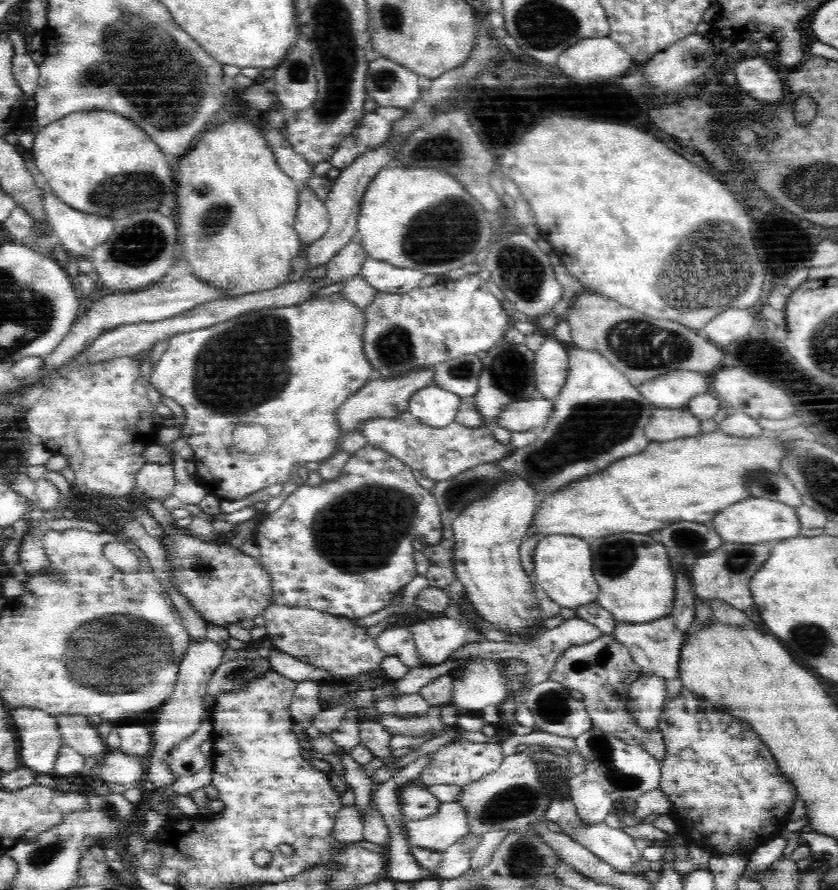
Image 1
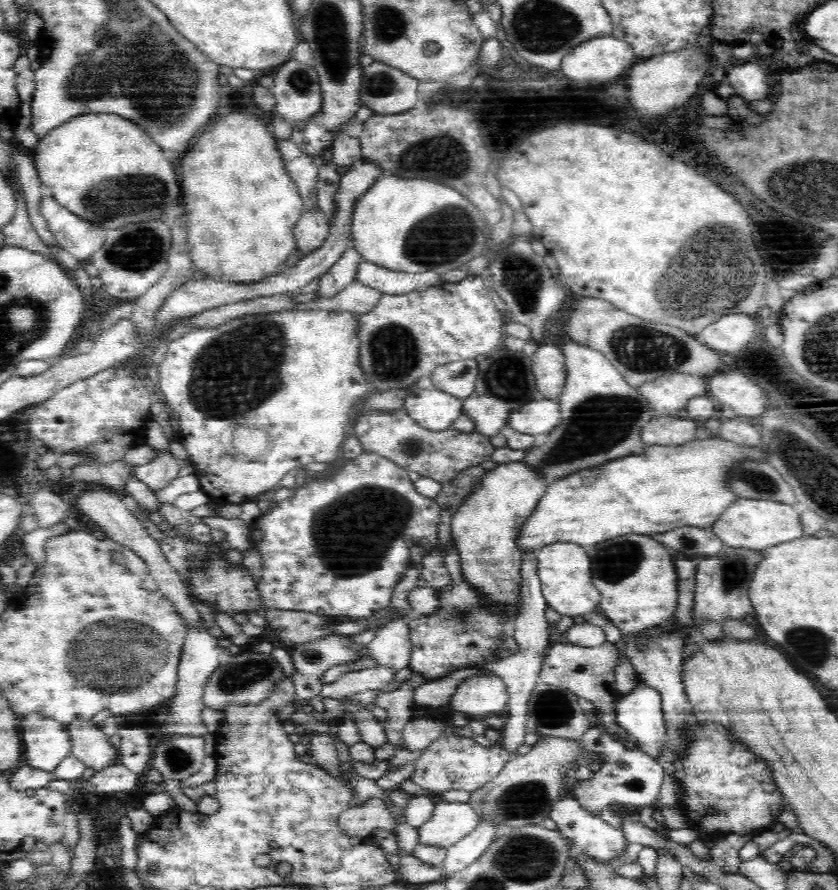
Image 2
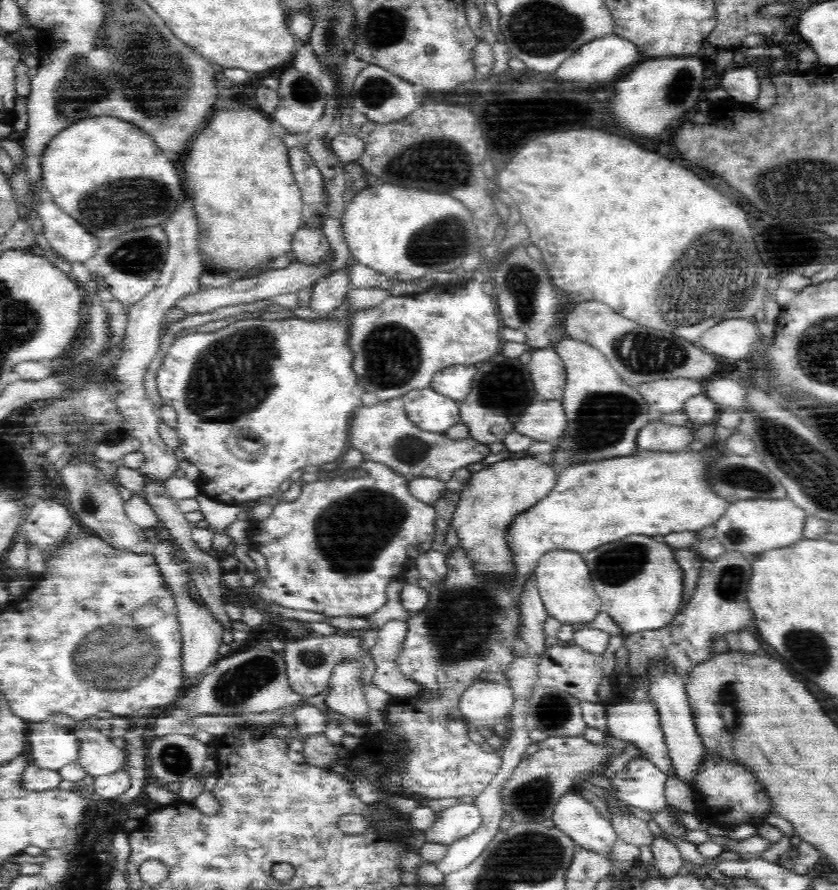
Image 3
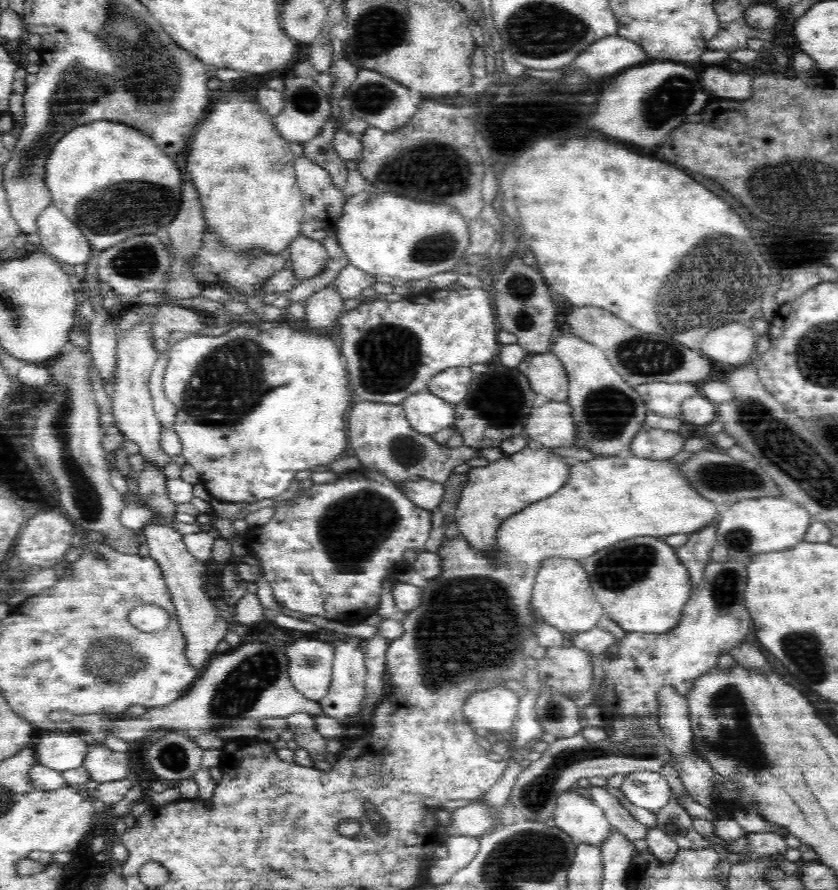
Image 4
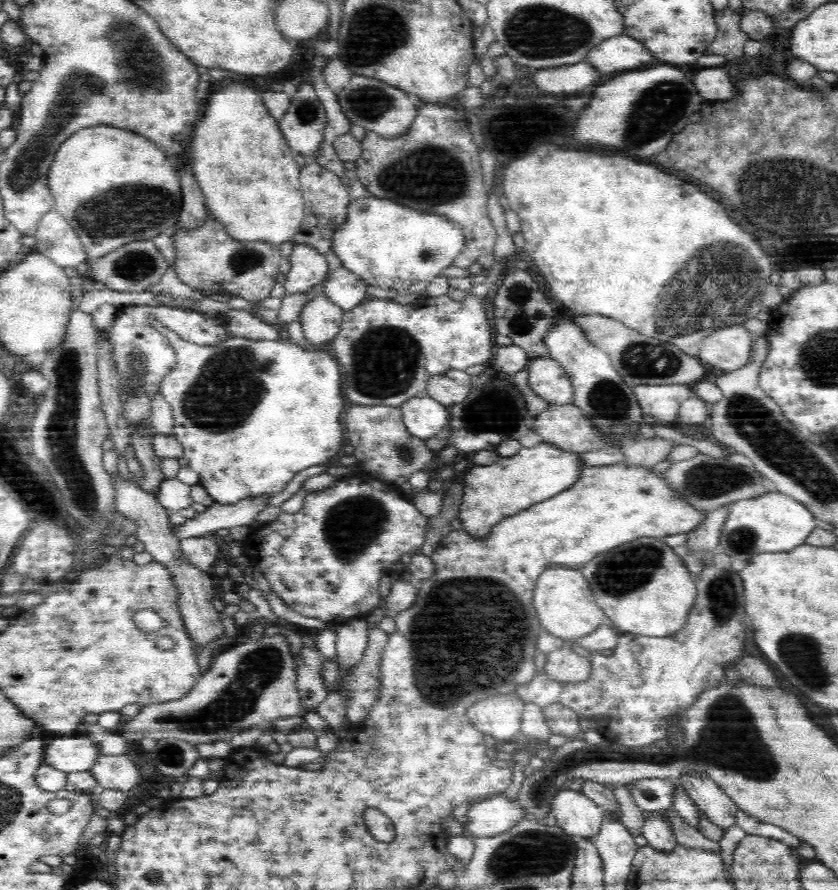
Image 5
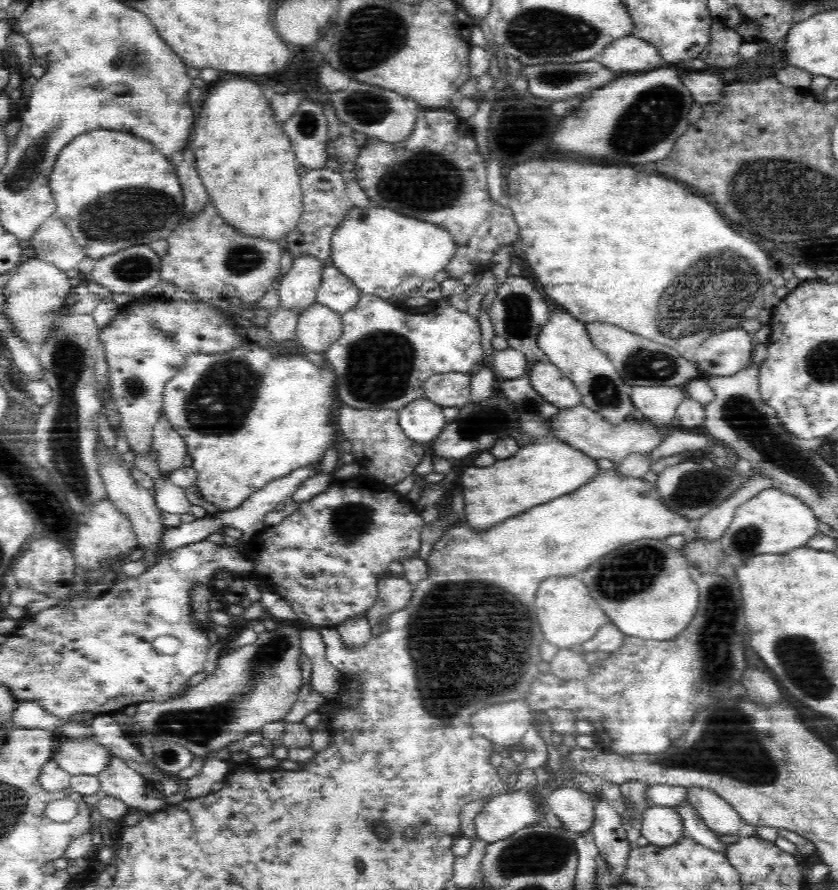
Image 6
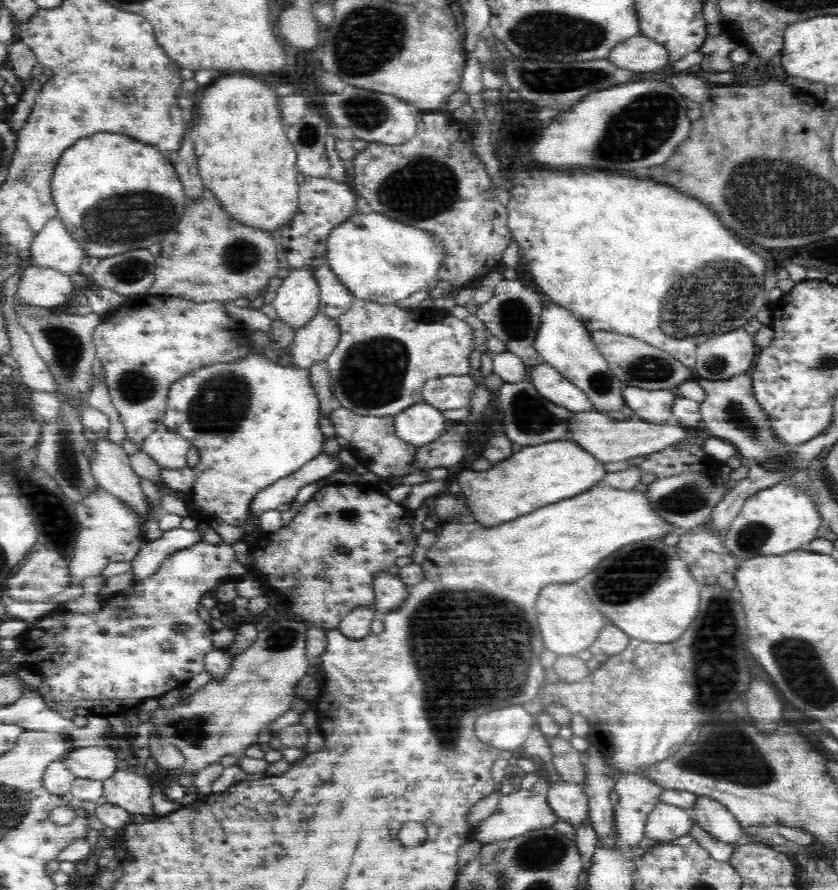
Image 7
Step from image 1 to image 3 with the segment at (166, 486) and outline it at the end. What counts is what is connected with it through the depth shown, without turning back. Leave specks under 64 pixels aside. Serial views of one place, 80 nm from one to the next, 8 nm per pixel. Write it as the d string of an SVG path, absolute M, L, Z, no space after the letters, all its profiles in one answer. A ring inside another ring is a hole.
M184 200L181 205L180 210L169 218L164 229L169 245L160 278L142 300L128 306L128 324L123 334L122 353L111 364L113 376L115 380L119 380L119 412L123 412L127 420L131 420L127 424L128 434L140 440L139 451L145 456L144 464L139 468L140 474L145 479L156 479L156 482L164 482L174 476L175 470L179 468L179 461L174 451L158 435L161 418L154 413L152 400L146 395L144 380L148 366L160 348L161 322L166 311L174 307L178 298L196 294L200 290L200 274L204 272L204 259L197 246L197 222L192 200Z

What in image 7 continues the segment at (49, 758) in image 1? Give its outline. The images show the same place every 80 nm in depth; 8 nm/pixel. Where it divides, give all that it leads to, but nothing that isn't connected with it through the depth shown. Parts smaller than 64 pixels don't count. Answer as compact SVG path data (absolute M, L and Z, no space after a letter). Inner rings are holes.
M84 746L70 752L64 763L78 778L104 782L114 776L118 757L114 750L106 746Z

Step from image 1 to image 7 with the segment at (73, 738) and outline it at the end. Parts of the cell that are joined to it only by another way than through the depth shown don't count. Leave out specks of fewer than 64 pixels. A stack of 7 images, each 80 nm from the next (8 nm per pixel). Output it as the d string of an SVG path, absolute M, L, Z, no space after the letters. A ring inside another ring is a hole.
M116 768L114 776L104 780L103 794L106 802L121 806L132 816L153 813L152 783L132 771L120 771Z

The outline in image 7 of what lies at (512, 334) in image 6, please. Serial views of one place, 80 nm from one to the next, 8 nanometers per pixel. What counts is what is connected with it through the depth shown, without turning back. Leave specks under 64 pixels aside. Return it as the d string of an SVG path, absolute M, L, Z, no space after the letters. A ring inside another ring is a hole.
M504 278L497 284L493 296L484 304L479 305L475 314L482 320L490 336L495 336L504 342L507 351L519 356L526 366L536 366L544 363L542 356L534 349L543 308L542 295L524 286L520 279Z

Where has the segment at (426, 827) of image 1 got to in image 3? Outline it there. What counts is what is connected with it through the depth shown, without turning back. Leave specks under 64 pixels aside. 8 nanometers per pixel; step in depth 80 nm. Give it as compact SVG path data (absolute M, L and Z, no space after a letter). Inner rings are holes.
M459 803L437 813L436 823L424 830L428 842L452 844L463 836L470 836L482 825L483 819L474 803Z

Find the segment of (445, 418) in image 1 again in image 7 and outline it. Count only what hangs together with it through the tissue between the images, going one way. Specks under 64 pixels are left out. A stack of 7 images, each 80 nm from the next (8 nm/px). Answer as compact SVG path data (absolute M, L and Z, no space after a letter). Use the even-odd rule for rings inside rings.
M426 402L406 407L393 419L396 436L418 447L438 440L446 430L442 411Z

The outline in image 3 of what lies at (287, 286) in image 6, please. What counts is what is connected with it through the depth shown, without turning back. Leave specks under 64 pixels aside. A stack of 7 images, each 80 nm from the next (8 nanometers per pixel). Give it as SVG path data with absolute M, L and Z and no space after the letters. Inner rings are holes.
M300 226L291 244L295 262L300 264L320 264L329 252L327 237L322 228L307 228Z

